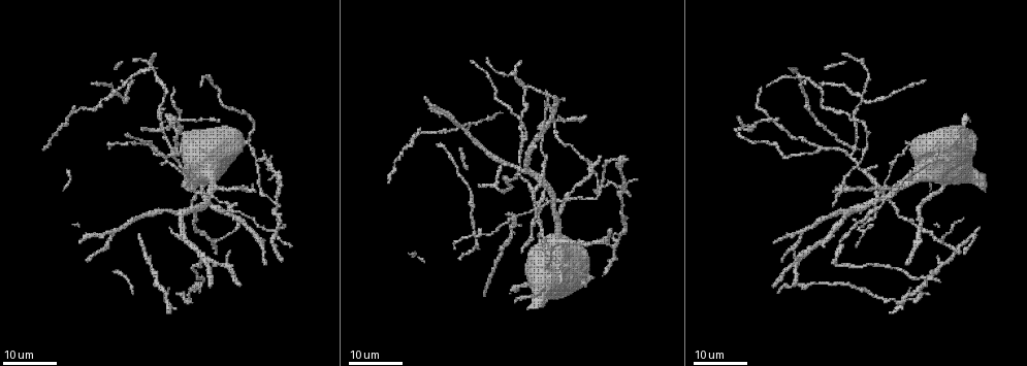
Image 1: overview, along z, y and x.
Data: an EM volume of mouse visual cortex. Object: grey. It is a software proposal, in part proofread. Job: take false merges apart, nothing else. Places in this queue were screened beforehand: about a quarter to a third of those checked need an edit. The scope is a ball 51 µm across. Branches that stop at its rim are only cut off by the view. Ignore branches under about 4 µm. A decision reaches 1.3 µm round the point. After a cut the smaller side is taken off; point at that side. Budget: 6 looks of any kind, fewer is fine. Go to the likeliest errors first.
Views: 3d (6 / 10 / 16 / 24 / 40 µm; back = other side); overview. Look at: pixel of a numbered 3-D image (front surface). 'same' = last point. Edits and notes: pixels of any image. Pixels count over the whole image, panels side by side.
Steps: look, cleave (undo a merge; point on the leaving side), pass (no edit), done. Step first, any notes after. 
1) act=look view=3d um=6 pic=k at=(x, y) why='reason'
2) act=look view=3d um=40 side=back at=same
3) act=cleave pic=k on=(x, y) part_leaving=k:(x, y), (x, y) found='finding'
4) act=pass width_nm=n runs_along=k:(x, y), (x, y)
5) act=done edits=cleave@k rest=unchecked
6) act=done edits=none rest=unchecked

act=look view=3d um=16 pic=1 at=(525, 93) why='four arms meet'

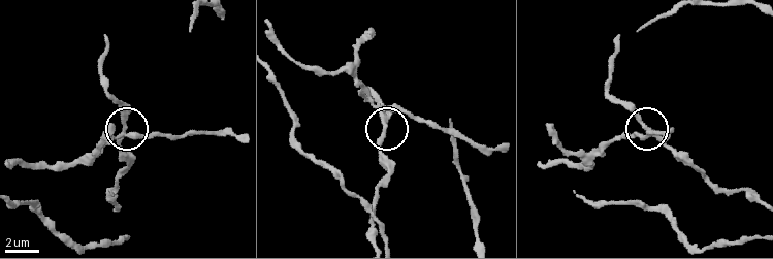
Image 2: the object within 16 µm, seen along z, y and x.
act=look view=3d um=10 pic=2 at=(384, 126) why='zoom in'

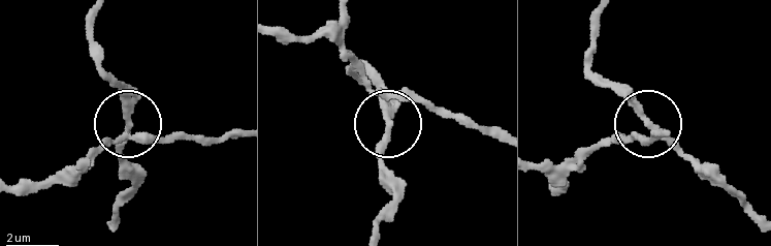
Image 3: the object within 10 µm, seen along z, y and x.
act=pass arms=4 runs_along=3:(111, 226), (114, 207), (131, 185), (125, 93), (114, 75) found='one cell here'

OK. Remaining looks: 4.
act=look view=3d um=16 pic=1 at=(843, 183) why='two arms in line, one across'

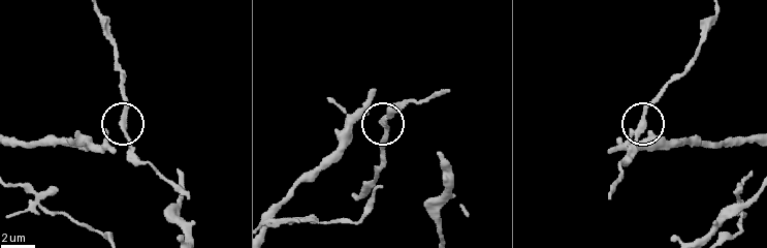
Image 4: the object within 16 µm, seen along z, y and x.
act=look view=3d um=6 pic=4 at=(122, 124)

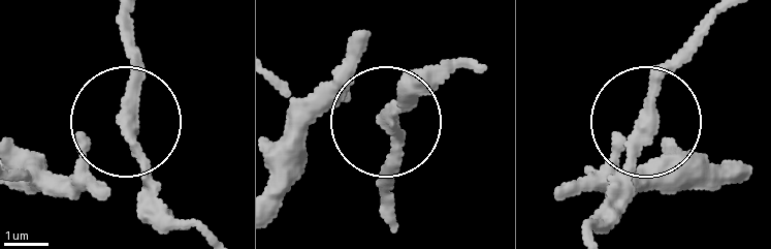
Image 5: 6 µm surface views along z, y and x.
act=pass found='all the same cell'

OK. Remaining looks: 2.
act=look view=3d um=24 pic=1 at=(820, 147) why='branch point'

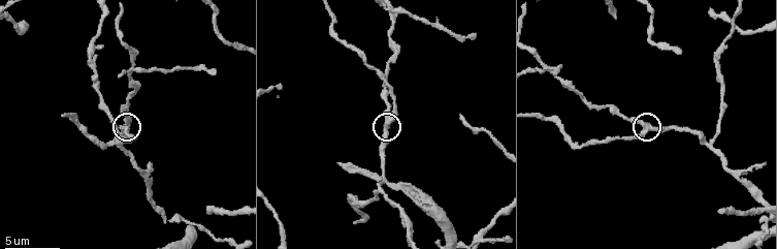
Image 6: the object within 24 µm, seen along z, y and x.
act=look view=3d um=10 pic=6 at=(387, 125) why='zoom in'

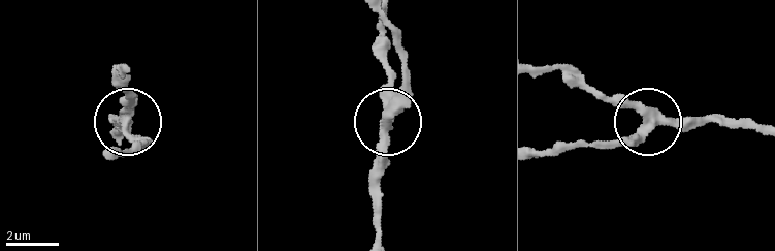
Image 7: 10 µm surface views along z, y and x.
act=pass side_arm_um=22 runs_along=7:(755, 132), (715, 123), (648, 123), (598, 150) found='one cell here'

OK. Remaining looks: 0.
act=done edits=none rest=unchecked

